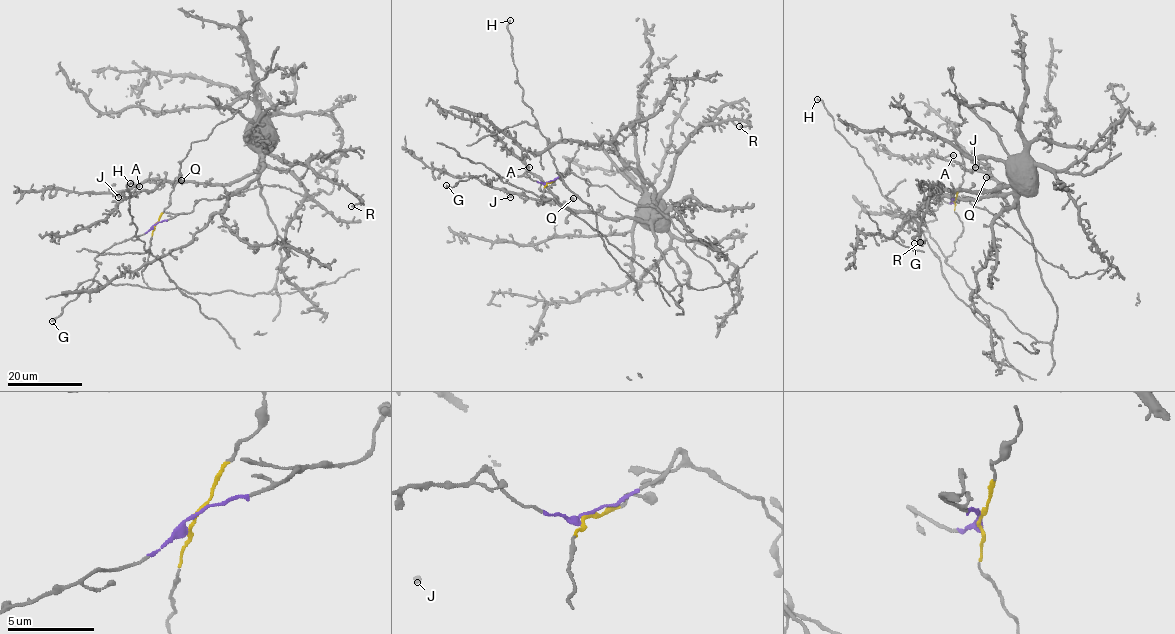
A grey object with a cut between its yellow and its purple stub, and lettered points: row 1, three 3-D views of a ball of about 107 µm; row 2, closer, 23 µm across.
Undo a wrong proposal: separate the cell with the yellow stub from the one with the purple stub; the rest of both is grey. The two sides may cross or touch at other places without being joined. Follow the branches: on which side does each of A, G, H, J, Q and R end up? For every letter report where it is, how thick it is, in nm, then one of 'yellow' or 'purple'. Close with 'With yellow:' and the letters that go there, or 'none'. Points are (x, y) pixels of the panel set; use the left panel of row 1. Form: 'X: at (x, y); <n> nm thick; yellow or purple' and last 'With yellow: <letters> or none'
A: at (139, 186); 320 nm thick; yellow
G: at (52, 321); 170 nm thick; purple
H: at (130, 183); 180 nm thick; yellow
J: at (118, 197); 380 nm thick; yellow
Q: at (181, 180); 480 nm thick; yellow
R: at (351, 206); 240 nm thick; yellow
With yellow: A, H, J, Q, R

